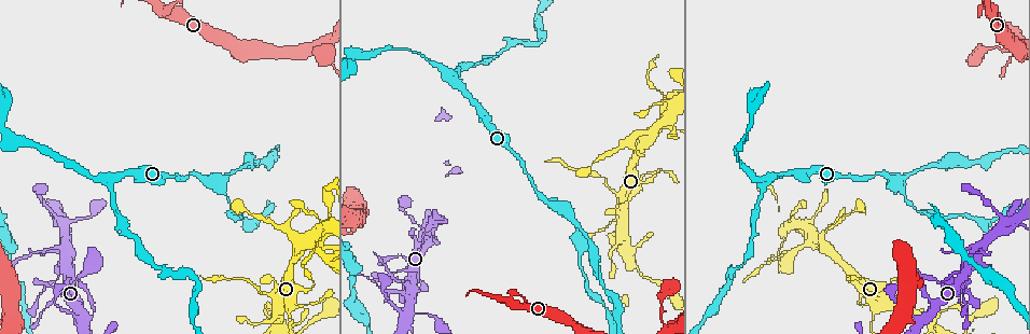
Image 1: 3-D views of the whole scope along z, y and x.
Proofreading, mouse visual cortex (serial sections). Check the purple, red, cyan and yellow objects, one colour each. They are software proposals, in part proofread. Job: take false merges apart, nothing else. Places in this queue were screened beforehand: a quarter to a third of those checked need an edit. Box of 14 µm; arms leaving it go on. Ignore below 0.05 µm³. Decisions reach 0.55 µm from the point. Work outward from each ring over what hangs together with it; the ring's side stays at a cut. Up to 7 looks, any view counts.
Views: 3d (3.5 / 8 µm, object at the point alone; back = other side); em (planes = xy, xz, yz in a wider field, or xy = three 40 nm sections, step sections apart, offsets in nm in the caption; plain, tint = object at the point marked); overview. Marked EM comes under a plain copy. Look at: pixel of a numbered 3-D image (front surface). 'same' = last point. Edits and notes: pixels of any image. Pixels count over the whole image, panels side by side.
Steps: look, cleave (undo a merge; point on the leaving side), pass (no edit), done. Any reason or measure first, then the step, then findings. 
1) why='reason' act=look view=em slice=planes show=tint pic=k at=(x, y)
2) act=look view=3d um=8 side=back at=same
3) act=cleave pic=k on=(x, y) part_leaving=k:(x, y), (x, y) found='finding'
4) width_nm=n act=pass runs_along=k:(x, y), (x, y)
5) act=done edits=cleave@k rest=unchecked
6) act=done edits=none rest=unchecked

why='abrupt turn' act=look view=3d um=8 pic=1 at=(670, 102)

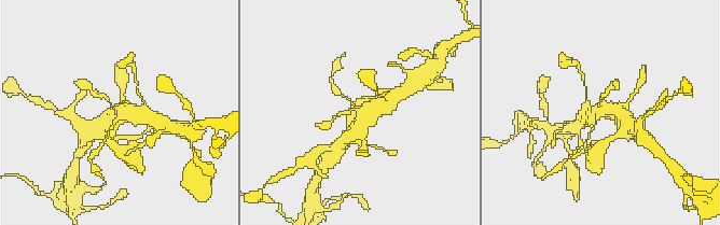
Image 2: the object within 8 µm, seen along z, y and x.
why='now the EM' act=look view=em slice=xy step=2 show=tint pic=2 at=(601, 107)

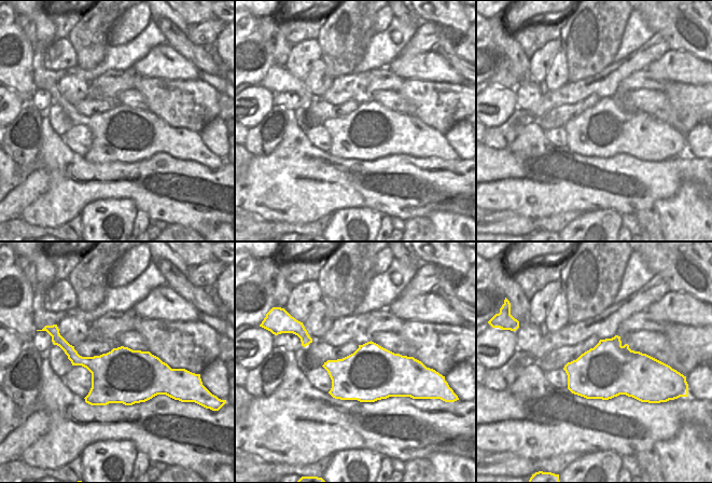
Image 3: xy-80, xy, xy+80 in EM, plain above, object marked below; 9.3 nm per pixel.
act=cleave pic=2 on=(589, 135) part_leaving=2:(596, 122), (584, 150), (577, 155) found='a second cell is stuck on'

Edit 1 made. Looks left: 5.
why='side arm on a straight run' act=look view=3d um=3.5 pic=1 at=(222, 179)

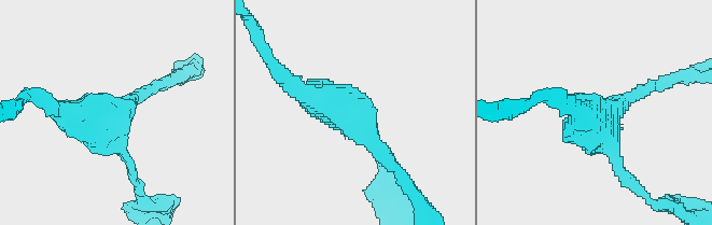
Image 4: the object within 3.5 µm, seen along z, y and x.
why='need the tissue' act=look view=em slice=xy step=3 show=tint pic=4 at=(606, 115)

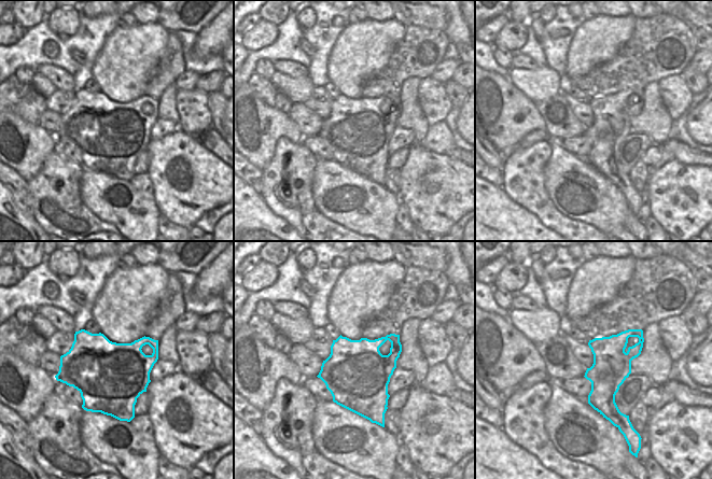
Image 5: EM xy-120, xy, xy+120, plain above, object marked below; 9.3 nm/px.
act=pass runs_along=4:(284, 78), (384, 154) found='one cell here'

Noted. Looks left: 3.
why='two arms in line, one across' act=look view=3d um=3.5 side=back pic=1 at=(770, 178)

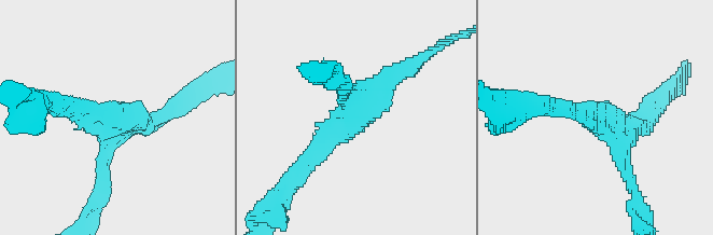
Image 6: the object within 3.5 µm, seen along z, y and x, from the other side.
arms=3 arm_widths_nm=150,150,250 act=look view=em slice=xy step=5 show=tint pic=6 at=(596, 119)

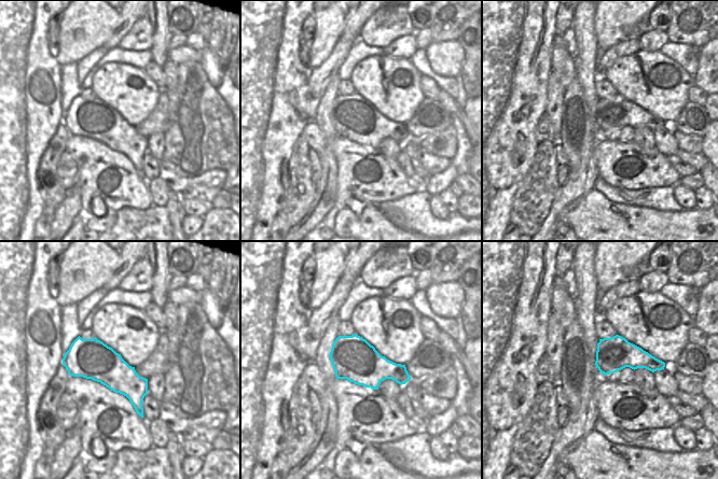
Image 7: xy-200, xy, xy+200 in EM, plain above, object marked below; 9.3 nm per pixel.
act=pass runs_along=6:(306, 169), (402, 72) found='one cell here'

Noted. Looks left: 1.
act=done edits=cleave@2 rest=unchecked

